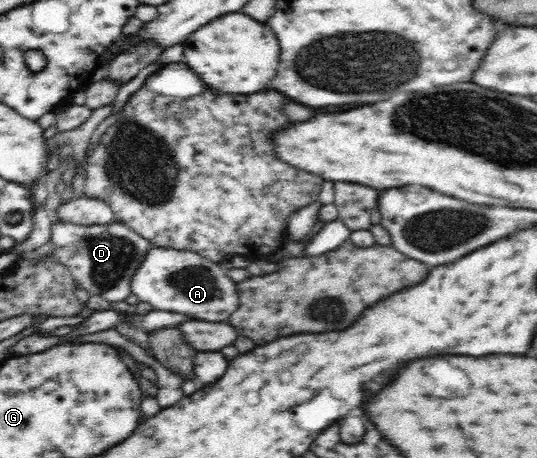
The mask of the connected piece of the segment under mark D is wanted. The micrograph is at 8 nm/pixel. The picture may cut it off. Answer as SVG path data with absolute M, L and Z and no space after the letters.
M118 221L104 225L78 225L58 222L51 226L50 244L54 247L50 253L70 271L73 280L90 295L102 295L106 301L124 301L133 294L131 279L134 272L141 266L145 255L152 249L150 241L136 233L133 229Z

